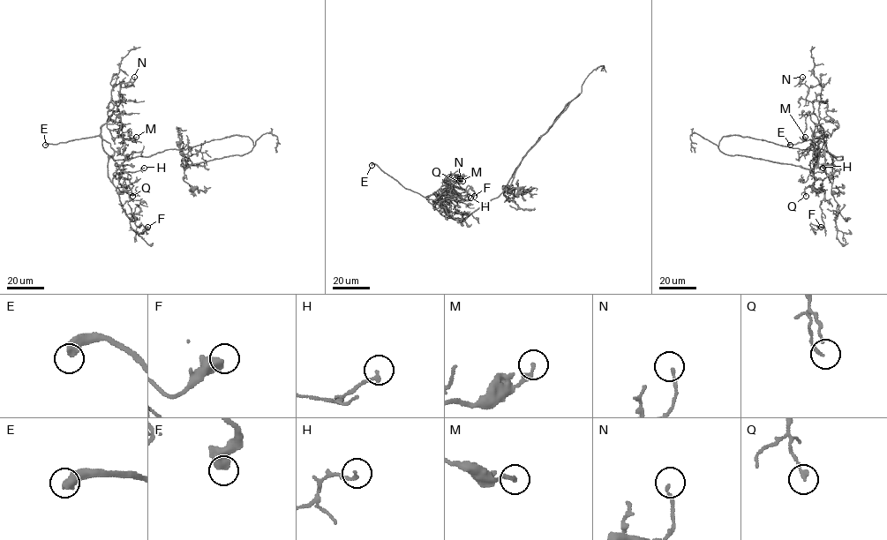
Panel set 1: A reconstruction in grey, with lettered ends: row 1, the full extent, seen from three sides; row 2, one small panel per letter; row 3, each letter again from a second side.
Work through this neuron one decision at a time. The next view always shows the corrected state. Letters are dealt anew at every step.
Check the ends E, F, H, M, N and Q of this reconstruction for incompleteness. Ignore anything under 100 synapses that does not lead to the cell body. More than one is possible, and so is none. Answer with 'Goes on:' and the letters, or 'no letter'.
Goes on: E

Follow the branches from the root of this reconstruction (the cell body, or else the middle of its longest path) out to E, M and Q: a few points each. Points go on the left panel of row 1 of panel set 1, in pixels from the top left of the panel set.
E: (165, 150), (150, 156), (113, 160), (104, 150), (99, 136), (45, 145)
M: (165, 150), (113, 160), (103, 149), (101, 128), (113, 123), (119, 114), (119, 135), (130, 140), (136, 137)
Q: (165, 150), (150, 156), (113, 160), (104, 150), (102, 140), (110, 144), (114, 151), (113, 159), (132, 196)

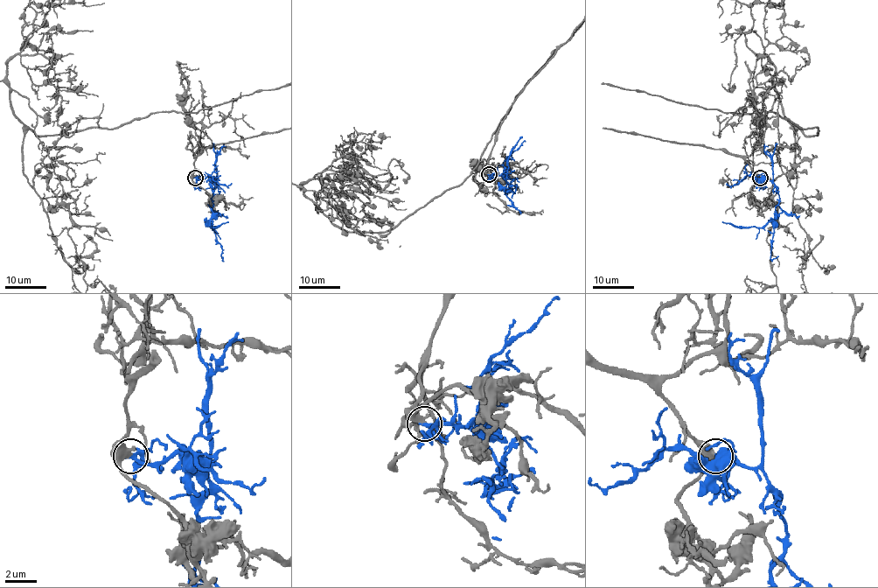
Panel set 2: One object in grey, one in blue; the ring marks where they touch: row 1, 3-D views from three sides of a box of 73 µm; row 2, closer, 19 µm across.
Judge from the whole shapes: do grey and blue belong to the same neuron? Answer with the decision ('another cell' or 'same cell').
same cell

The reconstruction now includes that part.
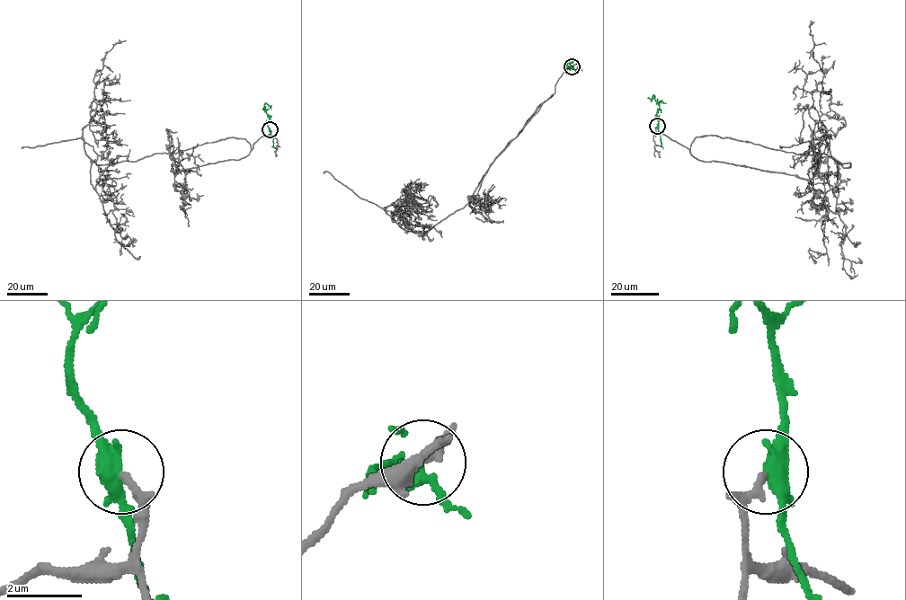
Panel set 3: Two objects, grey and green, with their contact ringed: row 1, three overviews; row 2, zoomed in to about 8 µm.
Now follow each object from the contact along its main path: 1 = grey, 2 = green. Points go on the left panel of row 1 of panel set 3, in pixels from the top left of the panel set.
1: (270, 129), (252, 149), (227, 137), (97, 164), (82, 129), (95, 115), (106, 53), (126, 40)
2: (270, 129), (264, 104), (271, 105)

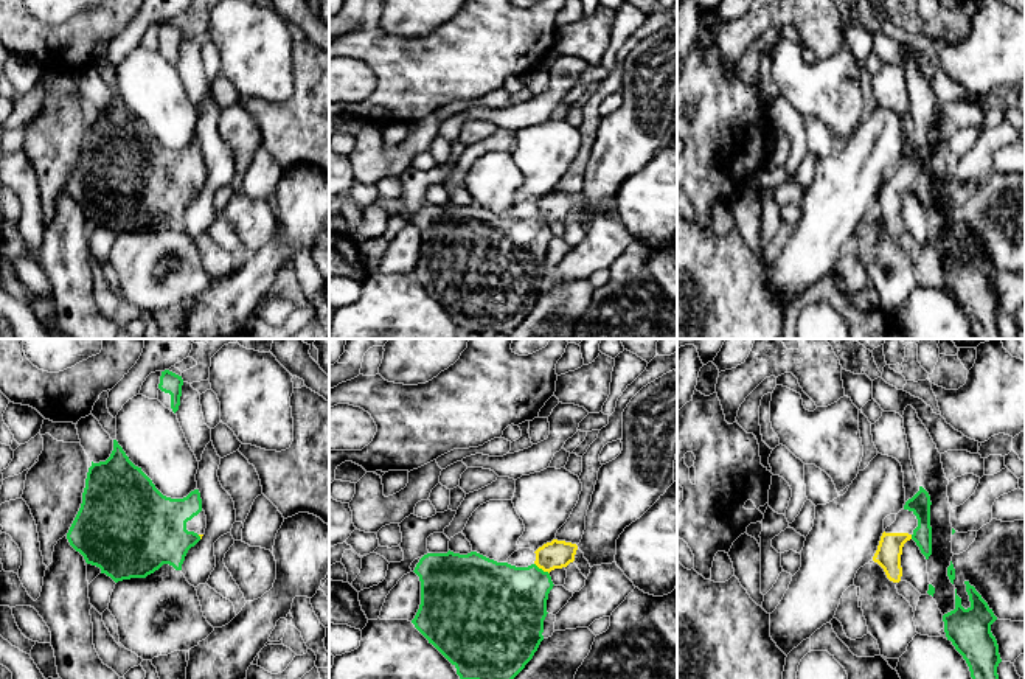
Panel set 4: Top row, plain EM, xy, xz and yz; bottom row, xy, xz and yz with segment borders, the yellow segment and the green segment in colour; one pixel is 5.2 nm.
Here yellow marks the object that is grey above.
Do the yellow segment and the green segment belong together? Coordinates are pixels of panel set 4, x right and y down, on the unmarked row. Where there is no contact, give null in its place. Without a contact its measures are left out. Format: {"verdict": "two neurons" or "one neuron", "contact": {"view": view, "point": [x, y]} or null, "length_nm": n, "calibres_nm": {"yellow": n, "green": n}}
{"verdict": "one neuron", "contact": {"view": "xz", "point": [542, 221]}, "length_nm": 100, "calibres_nm": {"yellow": 140, "green": 400}}

